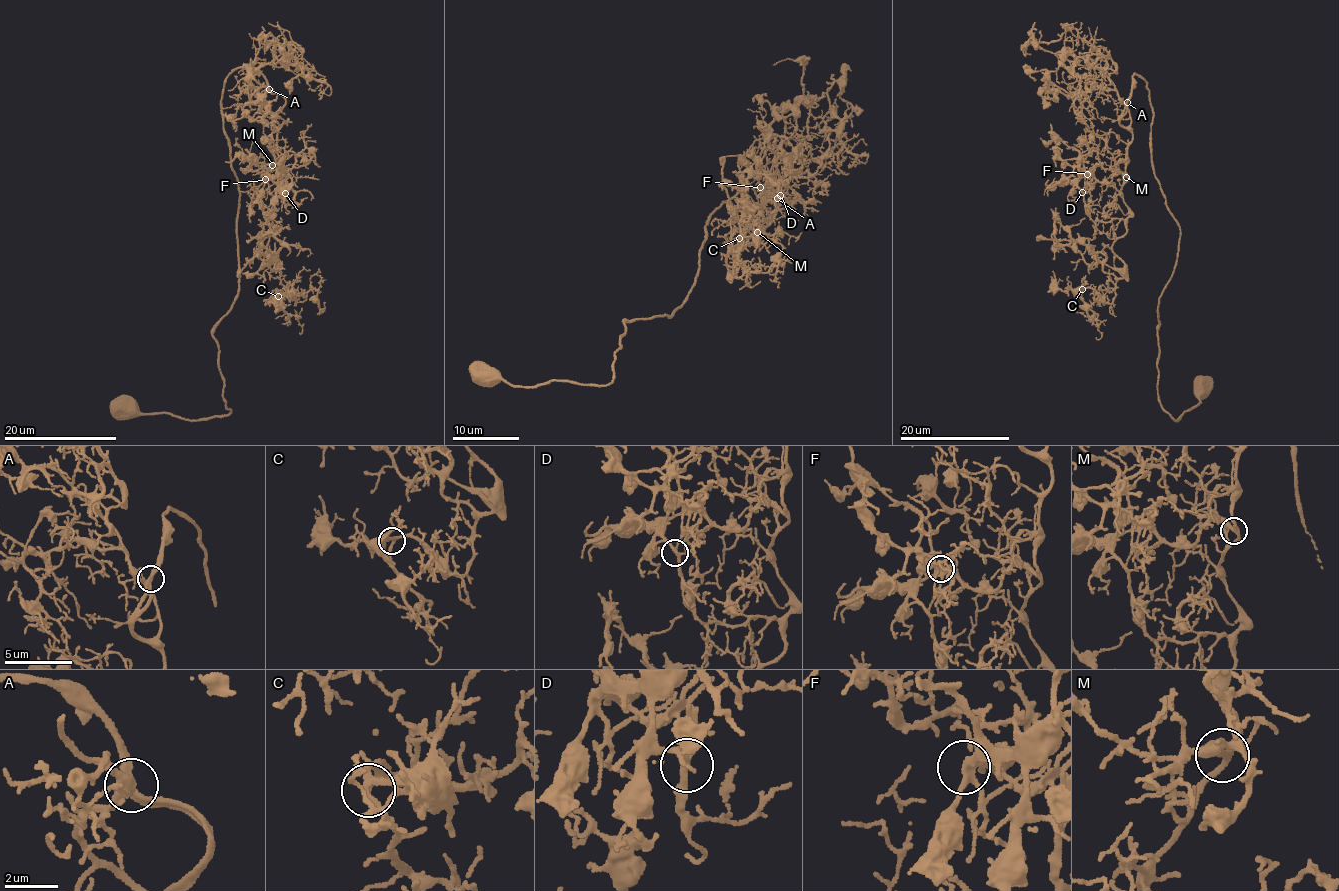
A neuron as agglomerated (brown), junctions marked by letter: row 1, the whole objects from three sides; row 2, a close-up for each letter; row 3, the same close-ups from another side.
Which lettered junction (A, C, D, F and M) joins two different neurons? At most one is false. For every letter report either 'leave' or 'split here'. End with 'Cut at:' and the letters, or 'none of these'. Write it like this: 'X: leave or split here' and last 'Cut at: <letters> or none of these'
A: leave
C: leave
D: leave
F: leave
M: leave
Cut at: none of these

